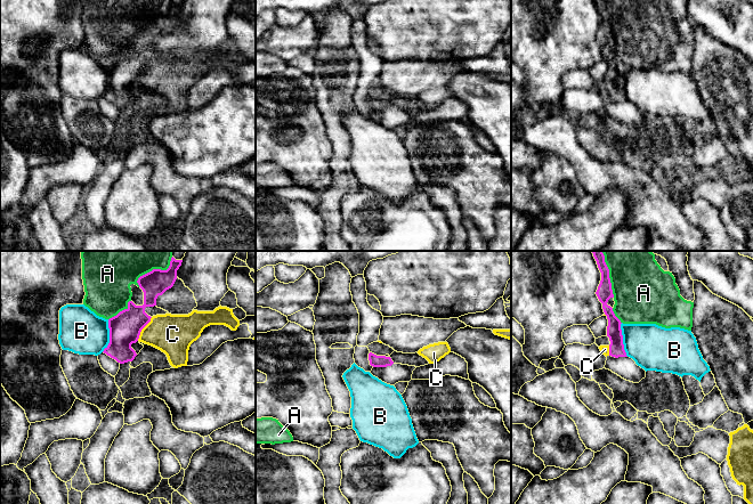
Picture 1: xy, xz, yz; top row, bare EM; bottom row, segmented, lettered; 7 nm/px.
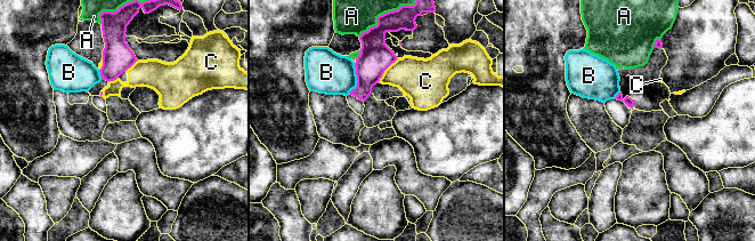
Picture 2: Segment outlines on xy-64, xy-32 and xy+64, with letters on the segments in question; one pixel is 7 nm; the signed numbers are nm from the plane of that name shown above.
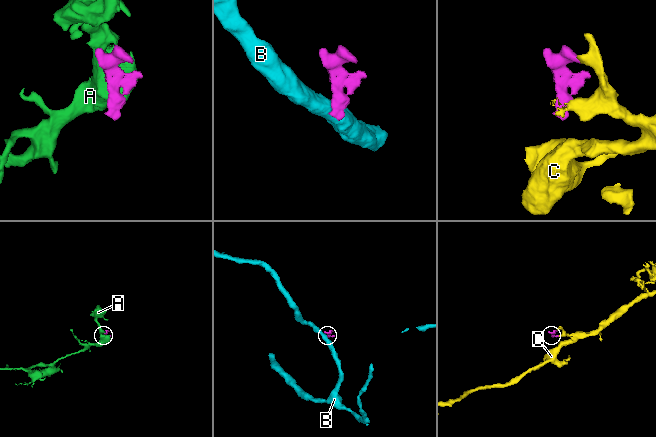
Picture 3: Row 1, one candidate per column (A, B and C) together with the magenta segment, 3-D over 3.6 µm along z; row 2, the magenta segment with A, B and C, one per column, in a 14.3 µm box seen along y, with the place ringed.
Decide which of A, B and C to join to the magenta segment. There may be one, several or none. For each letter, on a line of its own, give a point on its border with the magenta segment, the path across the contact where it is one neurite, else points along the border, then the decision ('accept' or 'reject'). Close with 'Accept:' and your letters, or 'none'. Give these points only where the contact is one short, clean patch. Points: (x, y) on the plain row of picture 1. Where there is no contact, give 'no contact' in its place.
A: xy (154, 14) | reject
B: xy (110, 80) | along xy (108, 64), (108, 89), (102, 96) | reject
C: xy (143, 72) | accept
Accept: C

